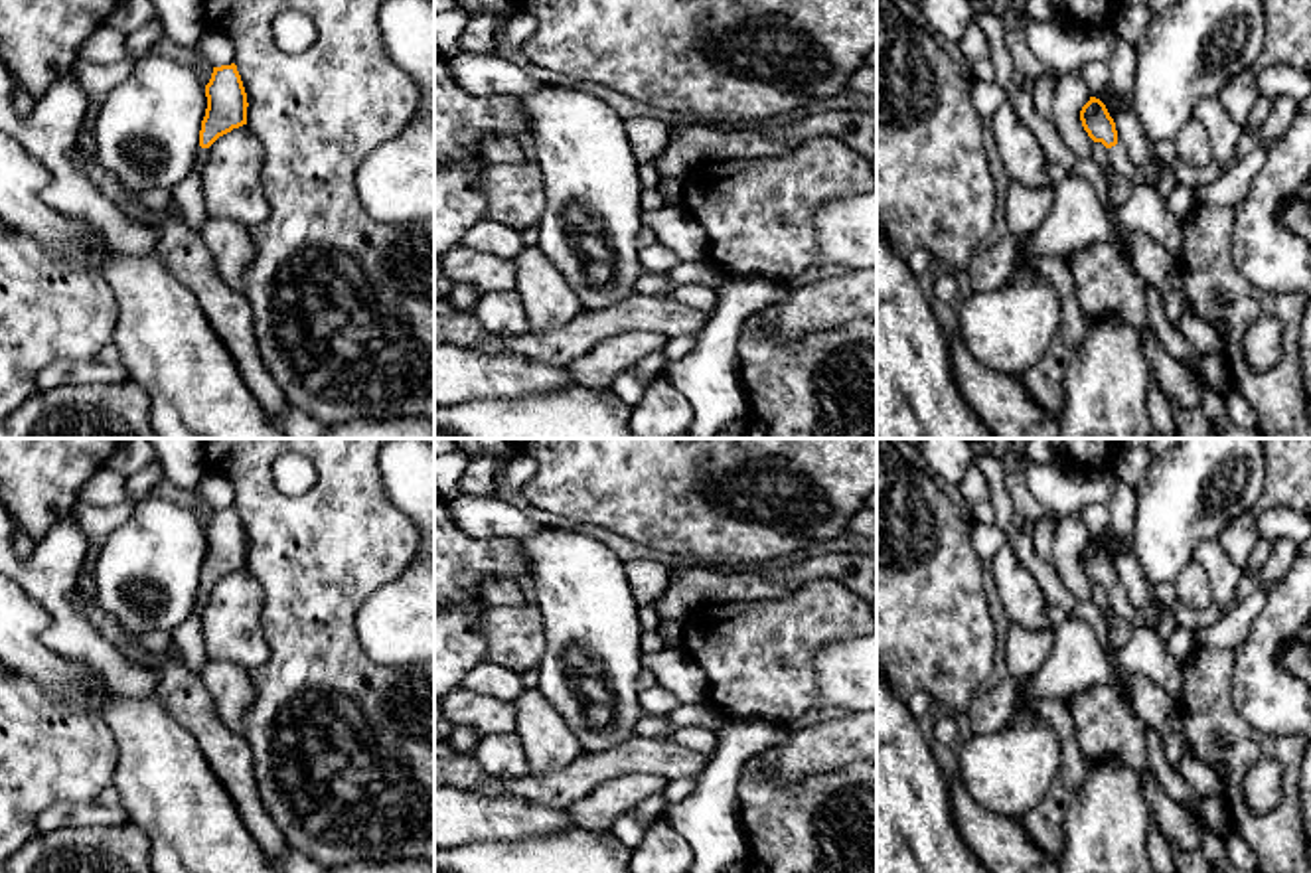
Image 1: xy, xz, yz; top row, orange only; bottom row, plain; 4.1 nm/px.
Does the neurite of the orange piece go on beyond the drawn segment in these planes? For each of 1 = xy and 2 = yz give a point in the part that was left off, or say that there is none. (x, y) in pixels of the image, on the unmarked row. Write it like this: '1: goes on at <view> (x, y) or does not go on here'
1: goes on at xy (200, 601)
2: goes on at yz (1118, 597)

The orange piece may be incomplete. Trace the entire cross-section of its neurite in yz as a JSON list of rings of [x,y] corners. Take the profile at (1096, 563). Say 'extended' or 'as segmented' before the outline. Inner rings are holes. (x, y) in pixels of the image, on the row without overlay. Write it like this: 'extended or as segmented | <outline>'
extended | [[[1090,539],[1080,553],[1080,563],[1088,579],[1108,591],[1110,606],[1118,616],[1133,628],[1159,628],[1159,600],[1153,598],[1145,608],[1133,606],[1125,589],[1118,585],[1116,565],[1100,541]]]

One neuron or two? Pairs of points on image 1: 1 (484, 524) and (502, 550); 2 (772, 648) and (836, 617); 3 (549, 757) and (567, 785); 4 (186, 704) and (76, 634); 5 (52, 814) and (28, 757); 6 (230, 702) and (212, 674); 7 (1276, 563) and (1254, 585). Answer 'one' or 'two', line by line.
1: two
2: one
3: two
4: two
5: two
6: one
7: one

